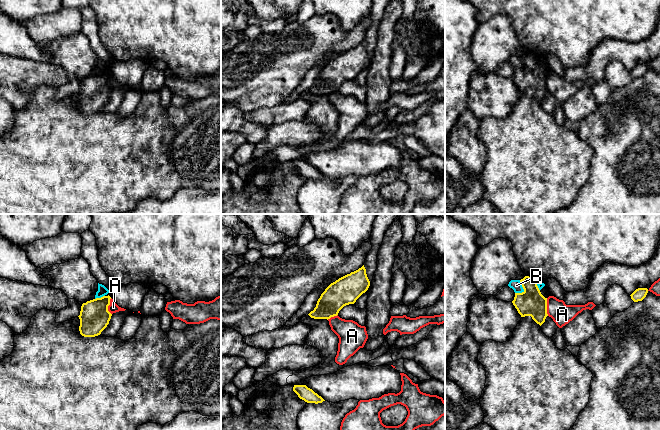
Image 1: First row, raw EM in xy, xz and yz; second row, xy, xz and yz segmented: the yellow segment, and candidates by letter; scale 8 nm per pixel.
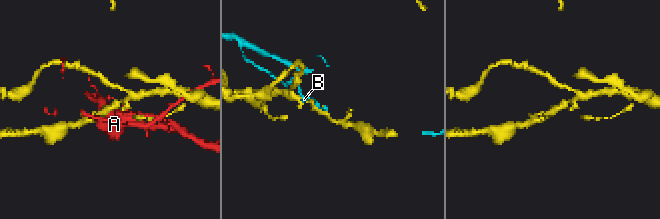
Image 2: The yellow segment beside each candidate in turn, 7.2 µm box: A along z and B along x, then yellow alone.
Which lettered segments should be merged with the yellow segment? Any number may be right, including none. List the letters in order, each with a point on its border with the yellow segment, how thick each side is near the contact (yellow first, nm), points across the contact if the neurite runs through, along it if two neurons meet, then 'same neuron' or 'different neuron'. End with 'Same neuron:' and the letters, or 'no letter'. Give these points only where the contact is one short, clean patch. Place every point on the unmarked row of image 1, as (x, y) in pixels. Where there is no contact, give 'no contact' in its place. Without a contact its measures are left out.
A: meets yellow in yz at (546, 83); 220 nm thick on the yellow side, 170 nm on the other; different neuron
B: meets yellow in yz at (523, 64); 220 nm thick on the yellow side, 90 nm on the other; different neuron
Same neuron: no letter

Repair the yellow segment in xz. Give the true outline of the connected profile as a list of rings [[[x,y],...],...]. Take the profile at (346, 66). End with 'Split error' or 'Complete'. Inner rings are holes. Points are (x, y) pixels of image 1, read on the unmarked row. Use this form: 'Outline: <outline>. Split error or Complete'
Outline: [[[364,41],[331,59],[321,70],[316,83],[308,91],[314,95],[337,92],[346,81],[354,80],[370,62]]]. Complete

